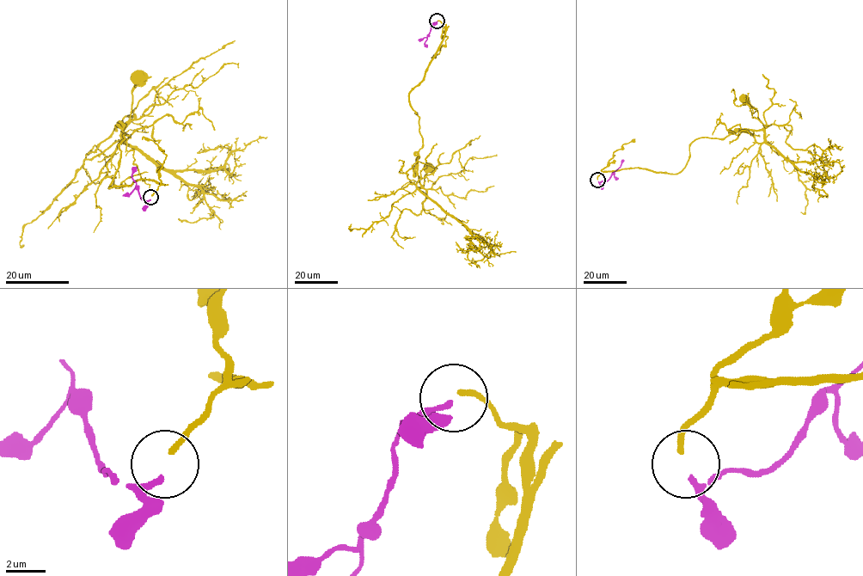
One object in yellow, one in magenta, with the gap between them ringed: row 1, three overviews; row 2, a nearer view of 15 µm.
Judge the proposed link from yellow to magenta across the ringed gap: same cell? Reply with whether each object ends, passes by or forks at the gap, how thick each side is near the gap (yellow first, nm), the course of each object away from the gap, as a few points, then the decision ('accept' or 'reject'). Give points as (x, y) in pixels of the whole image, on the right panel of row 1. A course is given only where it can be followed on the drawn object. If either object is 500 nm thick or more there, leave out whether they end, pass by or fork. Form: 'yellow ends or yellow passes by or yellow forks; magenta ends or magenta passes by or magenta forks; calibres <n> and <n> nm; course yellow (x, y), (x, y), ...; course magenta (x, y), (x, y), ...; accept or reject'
yellow ends; magenta ends; calibres 280 and 300 nm; course yellow (597, 179), (602, 171), (629, 168), (679, 173), (694, 140), (759, 130), (763, 127), (758, 112), (743, 98); course magenta (598, 181), (607, 181), (624, 160); accept

